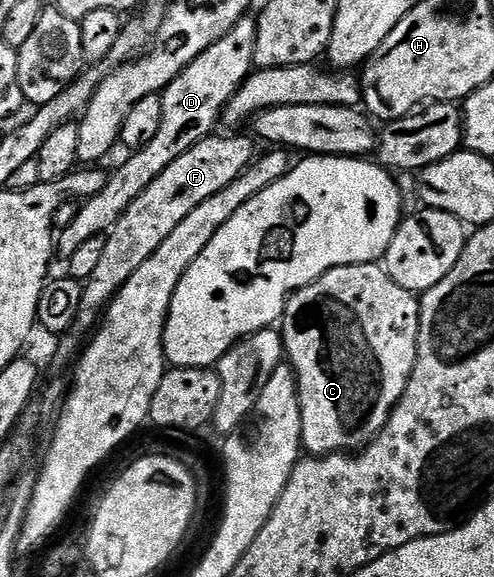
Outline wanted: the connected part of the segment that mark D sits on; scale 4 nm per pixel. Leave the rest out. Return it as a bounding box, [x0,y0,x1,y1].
[55,16,257,260]

